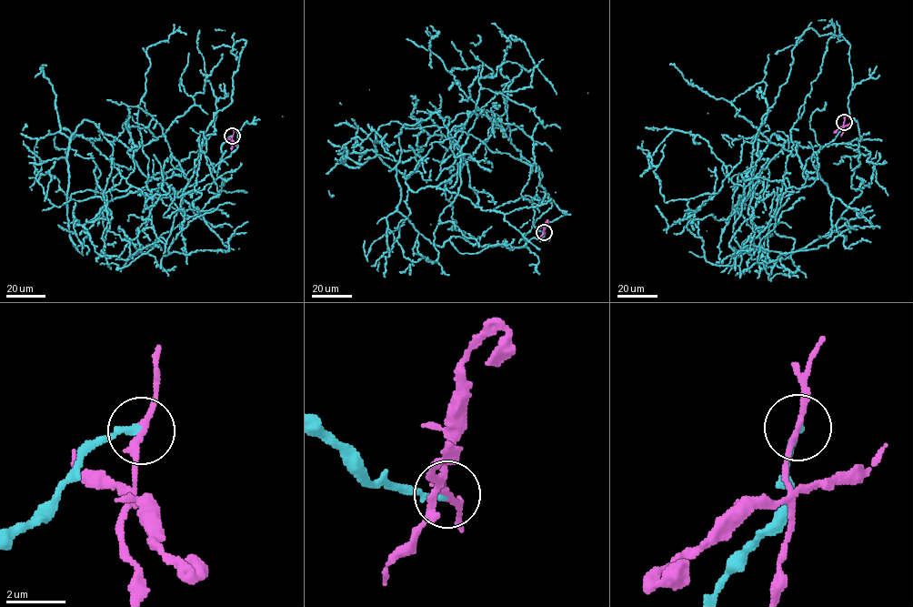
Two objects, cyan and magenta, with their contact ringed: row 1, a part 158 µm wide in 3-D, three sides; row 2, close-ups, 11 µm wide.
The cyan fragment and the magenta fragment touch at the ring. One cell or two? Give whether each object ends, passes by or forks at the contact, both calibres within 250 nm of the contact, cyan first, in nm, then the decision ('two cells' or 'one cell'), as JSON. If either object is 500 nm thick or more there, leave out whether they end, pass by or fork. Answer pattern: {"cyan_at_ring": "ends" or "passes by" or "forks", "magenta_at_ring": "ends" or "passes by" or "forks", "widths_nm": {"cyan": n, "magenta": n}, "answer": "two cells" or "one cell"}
{"cyan_at_ring": "ends", "magenta_at_ring": "passes by", "widths_nm": {"cyan": 190, "magenta": 190}, "answer": "two cells"}

